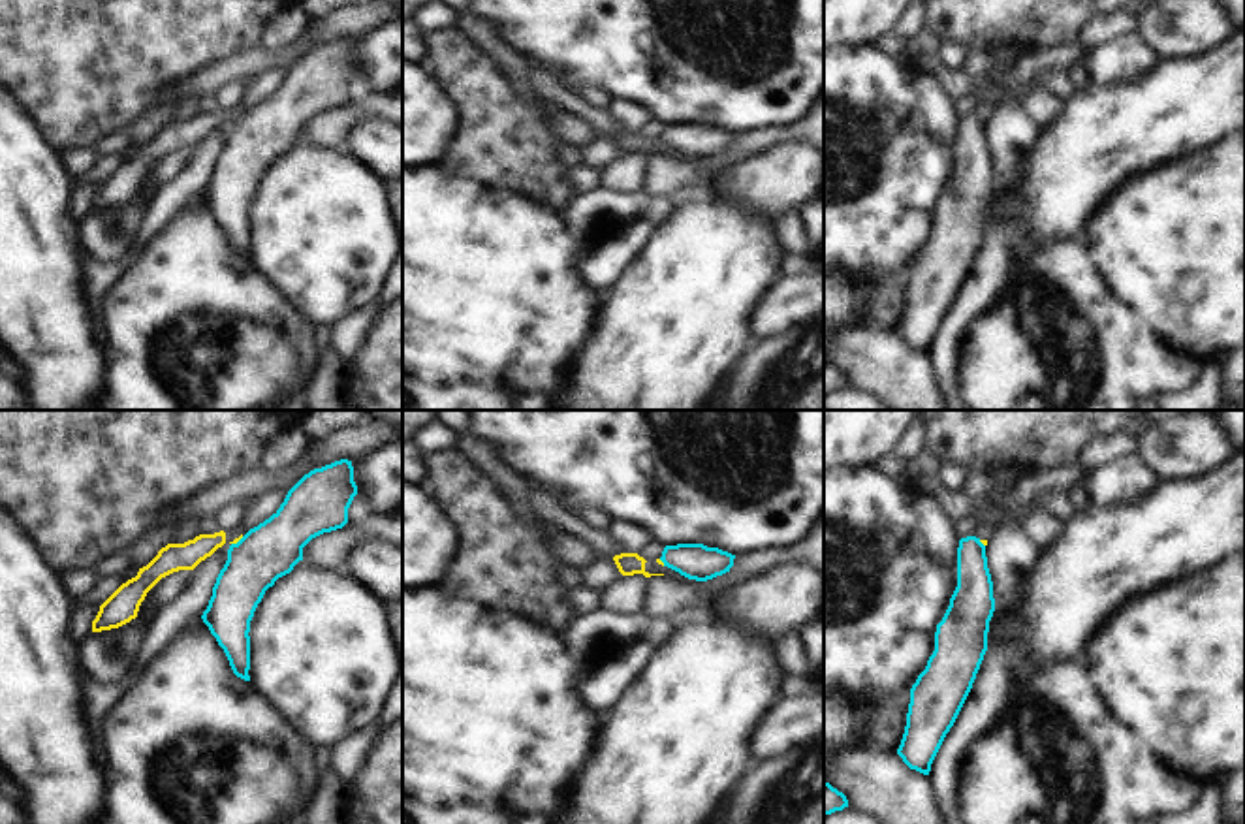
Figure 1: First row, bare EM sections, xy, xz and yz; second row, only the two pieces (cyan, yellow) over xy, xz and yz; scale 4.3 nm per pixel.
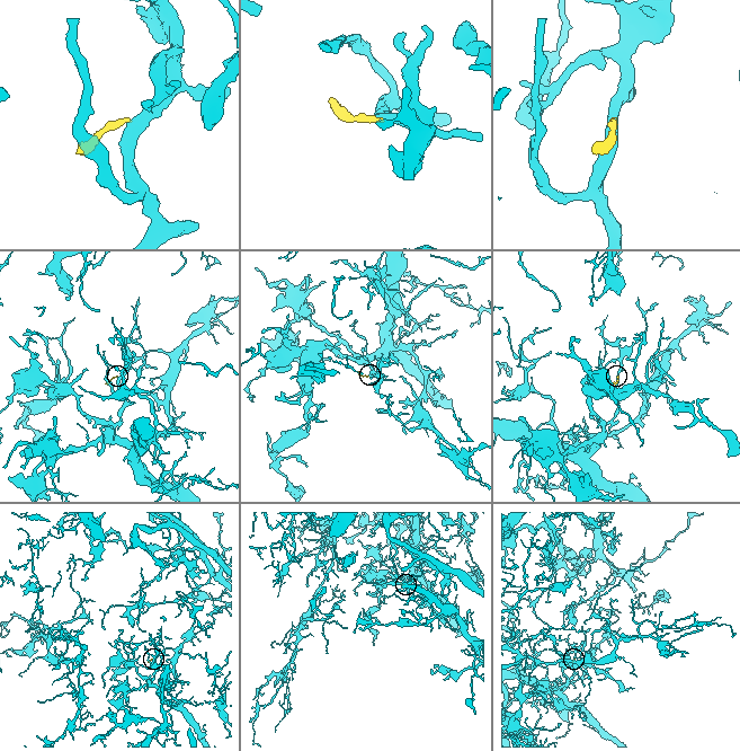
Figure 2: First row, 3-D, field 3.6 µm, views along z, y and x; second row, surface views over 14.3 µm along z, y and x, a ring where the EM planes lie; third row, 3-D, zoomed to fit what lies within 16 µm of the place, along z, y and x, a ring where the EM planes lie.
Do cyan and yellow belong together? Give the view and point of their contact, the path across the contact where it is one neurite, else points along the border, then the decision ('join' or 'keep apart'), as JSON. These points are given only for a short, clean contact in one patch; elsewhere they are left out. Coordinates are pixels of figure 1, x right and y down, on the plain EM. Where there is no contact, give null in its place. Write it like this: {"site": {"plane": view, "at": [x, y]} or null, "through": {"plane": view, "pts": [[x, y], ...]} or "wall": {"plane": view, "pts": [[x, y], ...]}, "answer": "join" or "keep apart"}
{"site": {"plane": "xy", "at": [239, 119]}, "wall": {"plane": "xy", "pts": [[243, 115], [232, 123]]}, "answer": "keep apart"}

